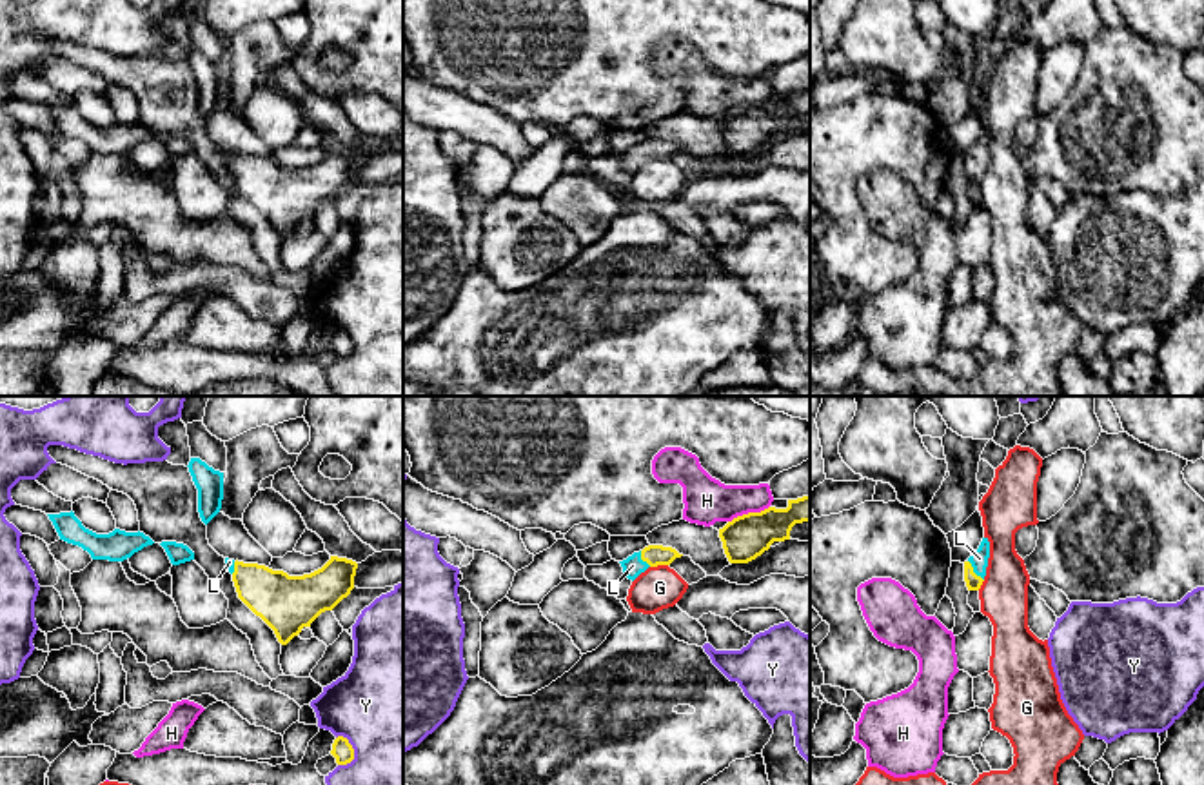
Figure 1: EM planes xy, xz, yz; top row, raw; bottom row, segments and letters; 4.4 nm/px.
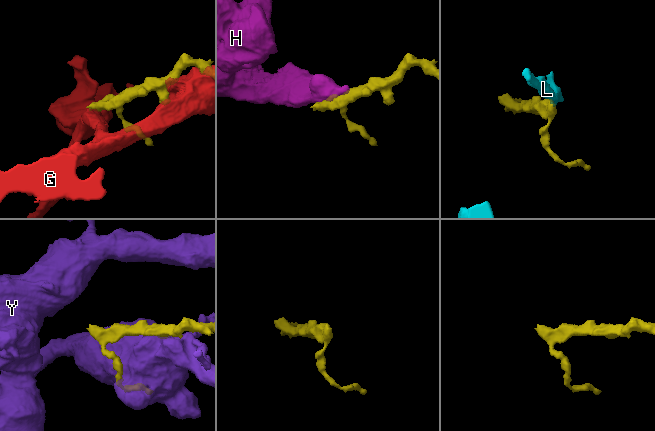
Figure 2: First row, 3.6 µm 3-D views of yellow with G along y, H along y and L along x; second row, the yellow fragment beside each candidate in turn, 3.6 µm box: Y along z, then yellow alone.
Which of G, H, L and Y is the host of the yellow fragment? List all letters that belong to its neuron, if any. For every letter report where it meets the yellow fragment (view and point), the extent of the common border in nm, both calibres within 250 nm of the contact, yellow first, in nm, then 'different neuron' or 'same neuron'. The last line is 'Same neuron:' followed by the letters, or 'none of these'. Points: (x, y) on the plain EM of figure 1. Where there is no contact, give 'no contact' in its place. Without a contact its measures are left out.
G: meets yellow in xz at (658, 157); contact 80 nm long; 100 nm thick on the yellow side, 190 nm on the other; different neuron
H: meets yellow in xz at (749, 106); contact 200 nm long; 200 nm thick on the yellow side, 200 nm on the other; different neuron
L: meets yellow in yz at (972, 164); contact 120 nm long; 70 nm thick on the yellow side, 80 nm on the other; same neuron
Y: meets yellow in xy at (353, 342); contact 150 nm long; 90 nm thick on the yellow side, 500 nm on the other; different neuron
Same neuron: L

